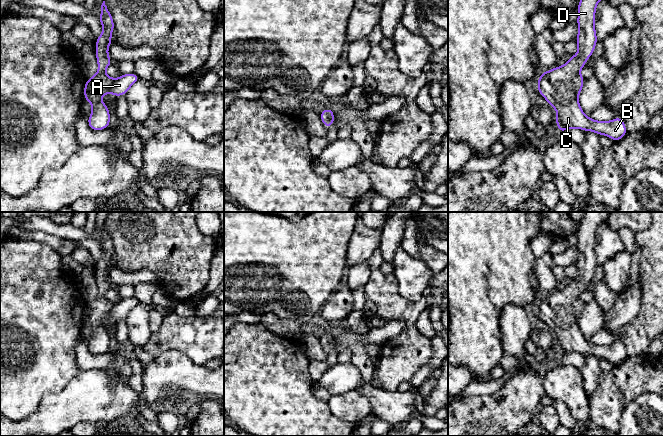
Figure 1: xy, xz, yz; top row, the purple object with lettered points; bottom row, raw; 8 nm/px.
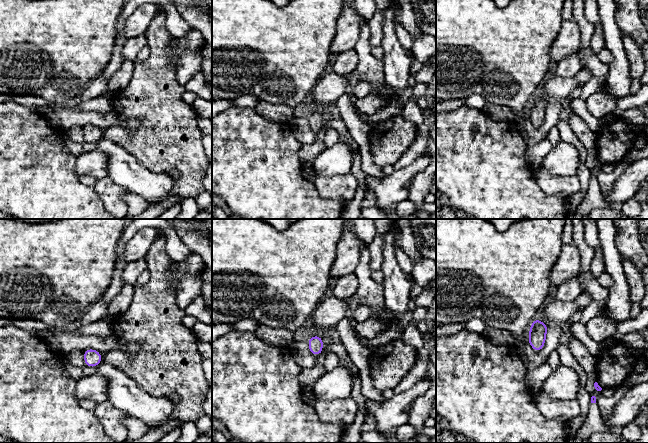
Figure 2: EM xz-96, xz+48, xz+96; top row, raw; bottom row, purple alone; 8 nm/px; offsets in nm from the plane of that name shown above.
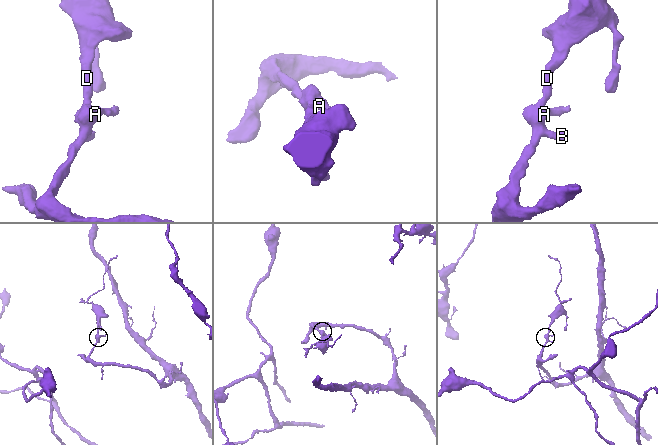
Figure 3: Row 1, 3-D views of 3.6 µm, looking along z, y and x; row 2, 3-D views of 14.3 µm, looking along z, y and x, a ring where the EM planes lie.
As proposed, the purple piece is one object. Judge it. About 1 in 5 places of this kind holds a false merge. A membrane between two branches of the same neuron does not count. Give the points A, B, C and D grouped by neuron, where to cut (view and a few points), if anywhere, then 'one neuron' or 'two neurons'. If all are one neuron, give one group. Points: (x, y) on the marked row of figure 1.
A B C D | no cut | one neuron

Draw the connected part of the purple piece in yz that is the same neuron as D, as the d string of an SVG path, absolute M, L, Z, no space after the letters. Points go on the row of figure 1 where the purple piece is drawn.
M579 1L576 38L578 52L575 56L570 57L563 66L556 66L550 71L541 73L536 87L550 107L554 107L557 111L556 125L559 133L578 128L583 131L593 131L598 136L608 136L613 141L619 141L628 133L623 118L617 117L612 121L596 121L588 118L578 101L585 81L580 75L580 70L596 48L597 35L594 21L599 1Z

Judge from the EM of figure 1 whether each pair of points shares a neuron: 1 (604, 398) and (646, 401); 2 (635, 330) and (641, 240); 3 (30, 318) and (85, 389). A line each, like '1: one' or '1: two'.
1: two
2: one
3: two

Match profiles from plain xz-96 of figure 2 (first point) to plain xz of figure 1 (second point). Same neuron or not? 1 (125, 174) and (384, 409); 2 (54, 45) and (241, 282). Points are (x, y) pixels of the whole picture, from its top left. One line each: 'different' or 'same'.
1: same
2: same

